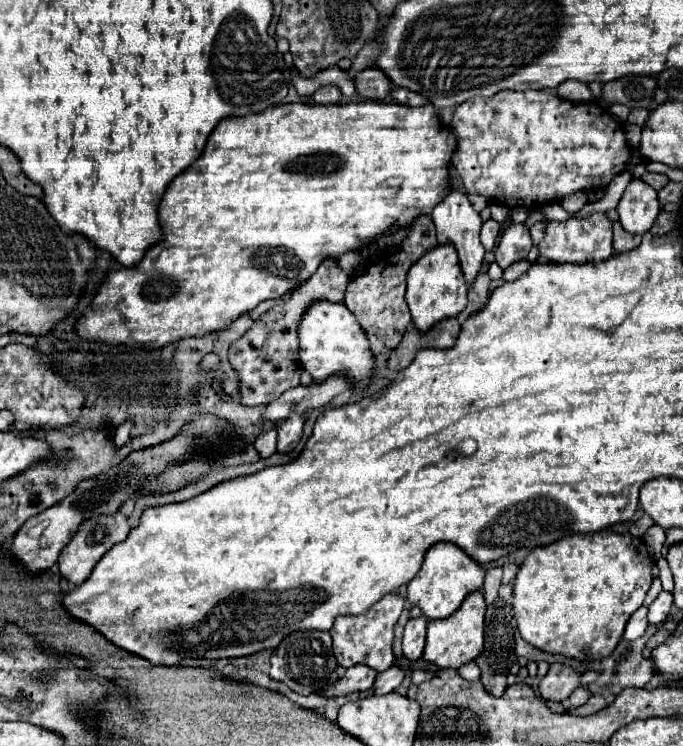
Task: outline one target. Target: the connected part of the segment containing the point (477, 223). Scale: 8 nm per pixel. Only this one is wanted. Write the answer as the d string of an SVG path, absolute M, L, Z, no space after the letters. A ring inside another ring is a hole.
M449 189L449 193L445 193L445 197L441 199L441 203L431 211L431 219L435 223L435 229L437 229L437 237L439 237L439 243L453 243L457 253L459 253L459 261L461 261L461 269L465 273L465 279L467 279L467 285L473 283L481 263L483 263L483 255L485 255L485 249L479 241L479 229L481 229L481 217L479 213L473 211L473 207L469 205L467 197L461 193L461 191L455 191L455 189Z

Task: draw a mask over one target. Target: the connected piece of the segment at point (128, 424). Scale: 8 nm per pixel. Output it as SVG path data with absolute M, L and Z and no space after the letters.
M123 421L119 425L119 429L115 431L115 443L117 445L125 445L131 439L131 427L133 427L133 421Z

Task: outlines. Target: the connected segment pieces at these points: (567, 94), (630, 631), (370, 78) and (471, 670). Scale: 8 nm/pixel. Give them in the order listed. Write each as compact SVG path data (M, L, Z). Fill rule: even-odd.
M567 81L567 83L559 85L557 87L557 95L561 99L571 101L571 103L587 103L587 101L593 99L591 93L589 93L589 89L587 89L587 85L579 83L579 81Z
M639 607L639 609L631 615L631 619L627 621L623 639L625 639L625 641L635 641L635 639L643 637L647 625L649 625L649 623L647 623L647 607Z
M379 67L365 69L363 73L359 73L355 79L355 85L357 85L357 91L361 97L377 99L377 101L383 101L393 89L391 79Z
M469 661L459 667L459 675L463 675L463 679L467 679L467 681L477 681L481 677L481 671L475 661Z

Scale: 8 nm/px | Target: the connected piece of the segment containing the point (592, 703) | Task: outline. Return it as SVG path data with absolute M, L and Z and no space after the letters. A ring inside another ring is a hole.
M593 695L585 705L581 705L581 707L577 707L577 709L567 709L565 713L569 713L569 715L577 715L577 717L583 717L583 715L593 715L593 713L597 713L599 709L603 709L607 703L605 703L605 699L601 697L601 695Z

